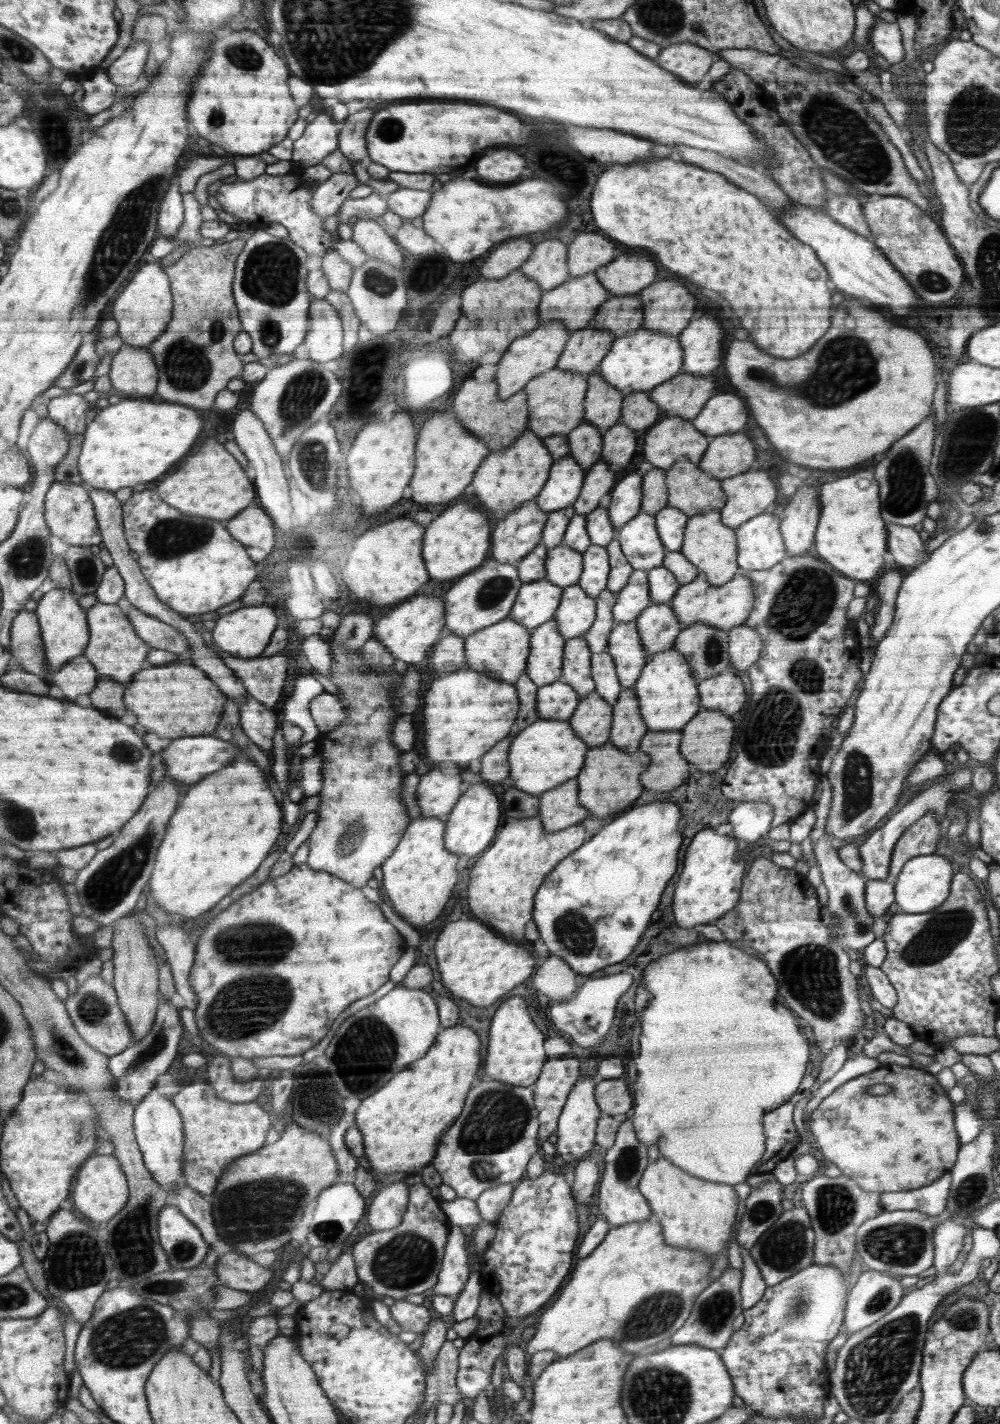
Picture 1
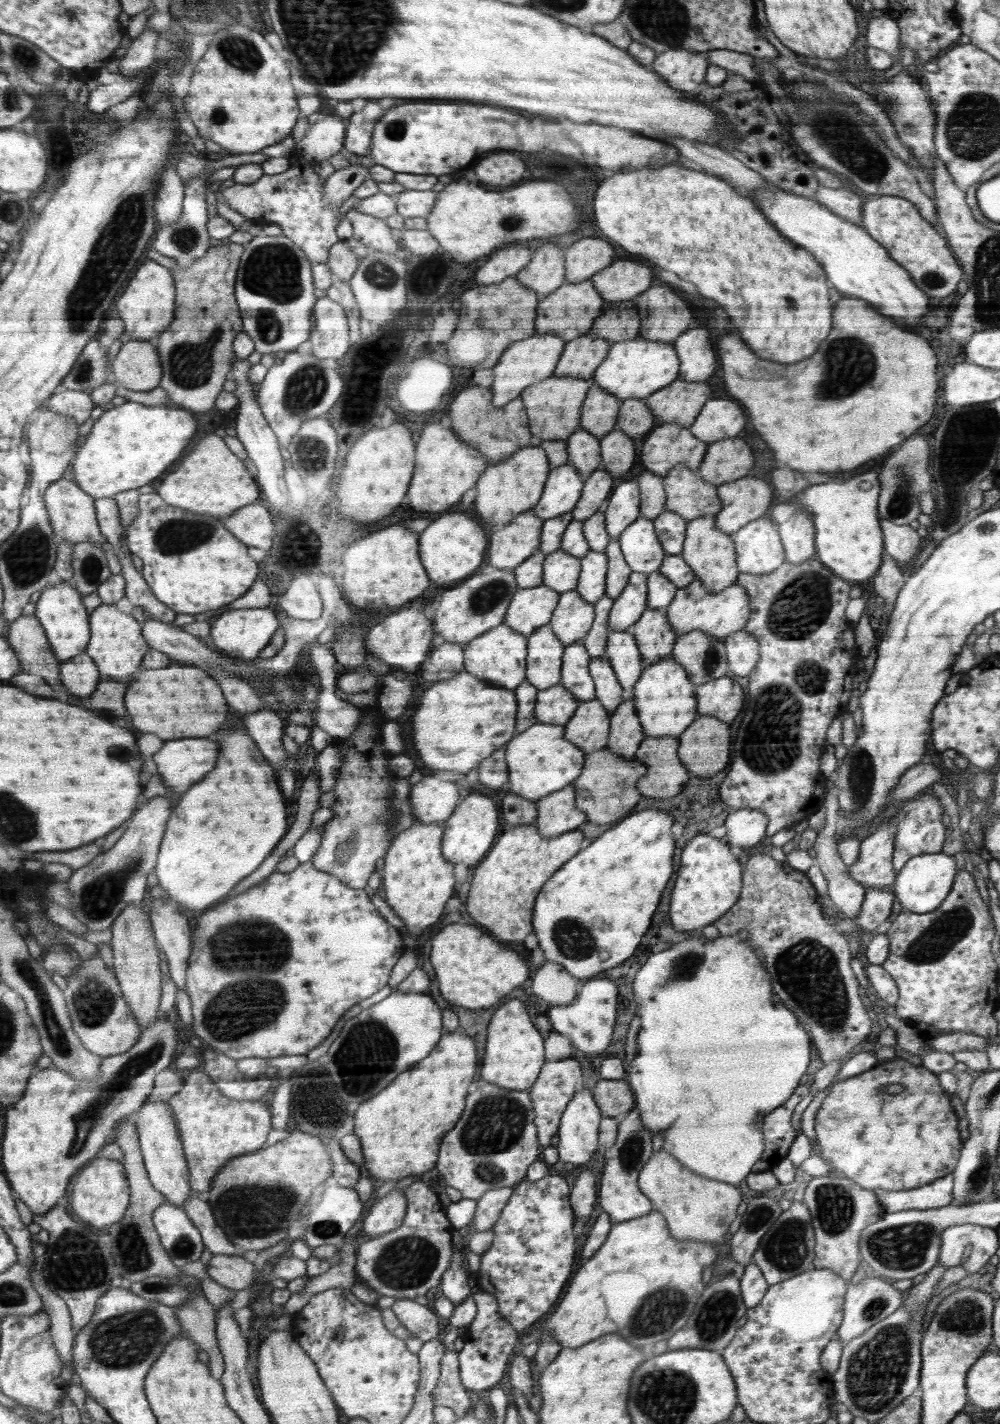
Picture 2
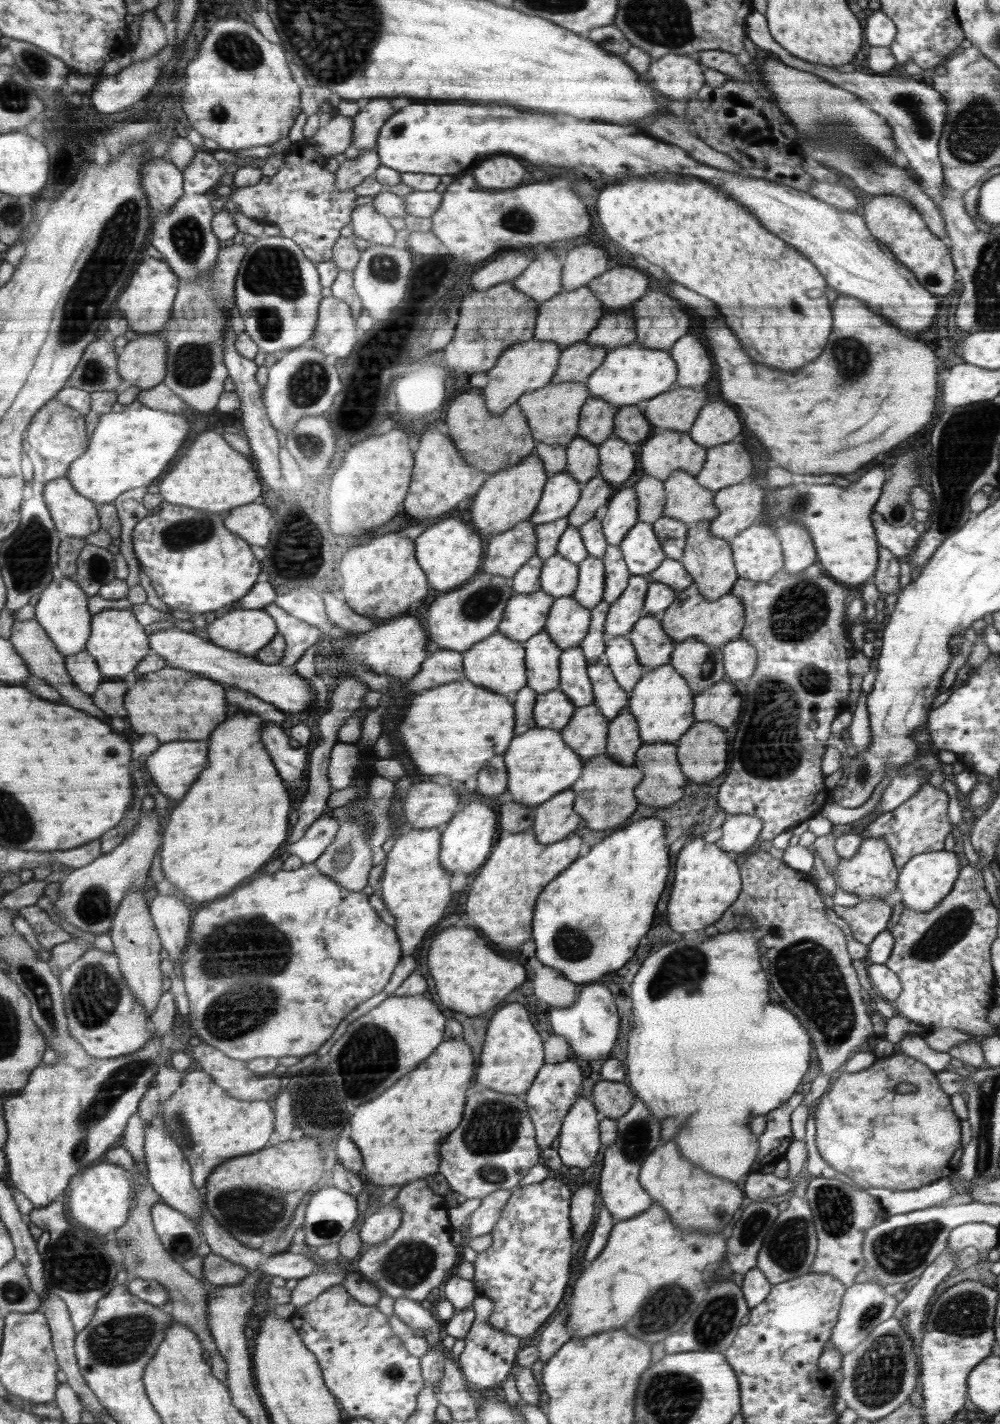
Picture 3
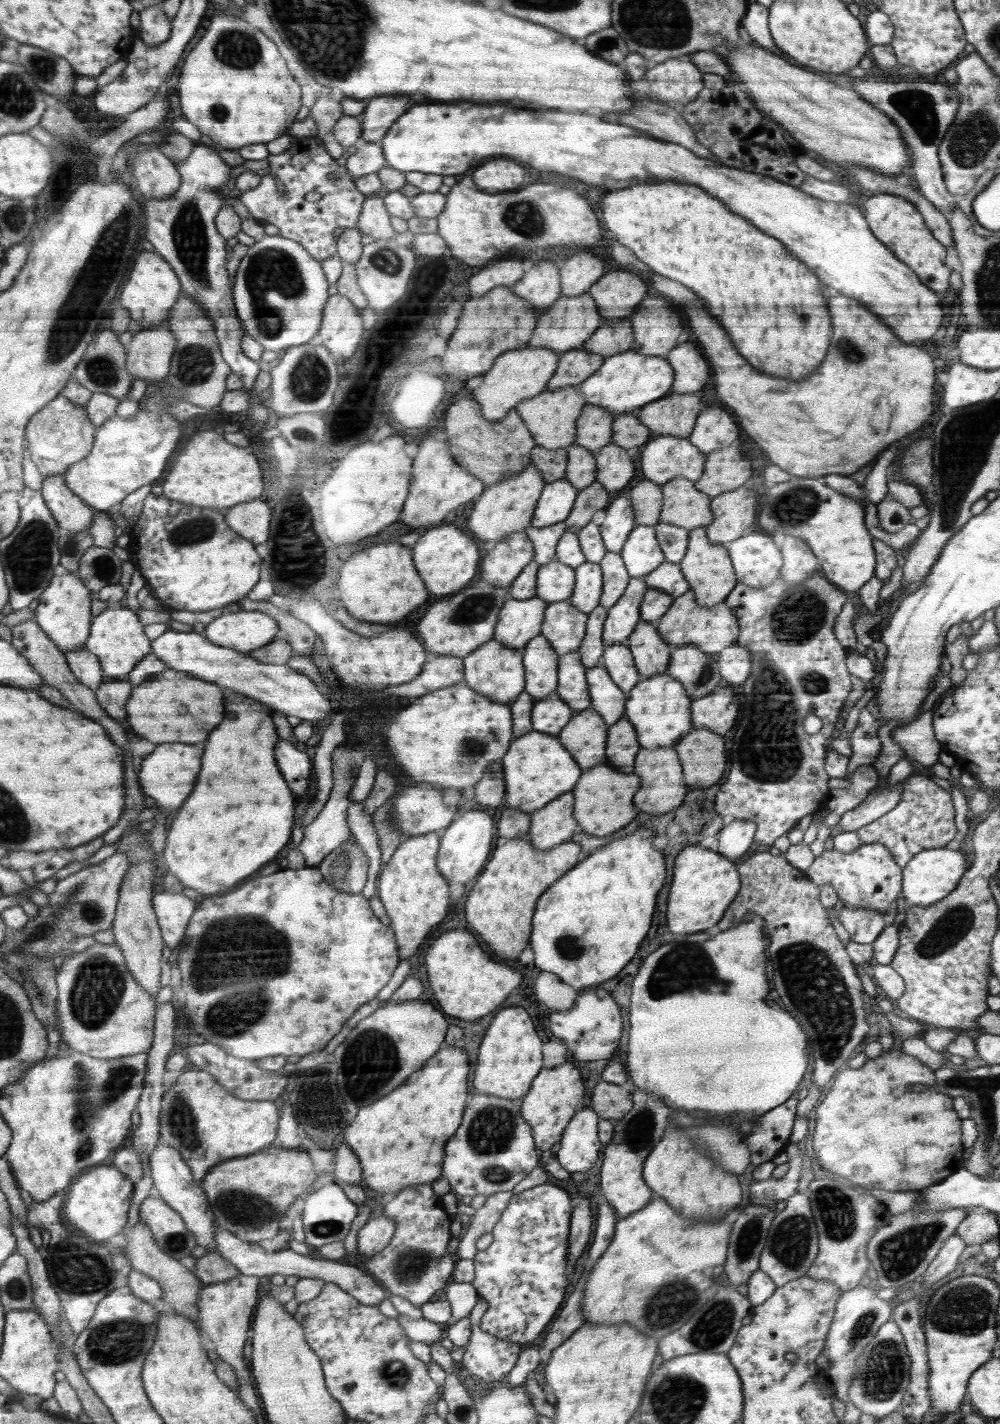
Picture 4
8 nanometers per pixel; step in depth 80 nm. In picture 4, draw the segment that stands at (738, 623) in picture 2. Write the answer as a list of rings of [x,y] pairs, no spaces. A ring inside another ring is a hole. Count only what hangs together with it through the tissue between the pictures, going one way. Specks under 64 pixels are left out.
[[[688,590],[674,599],[668,612],[659,618],[658,631],[664,641],[674,648],[693,644],[708,654],[716,654],[726,650],[736,643],[739,635],[739,624],[735,615],[735,609],[727,602],[714,606],[700,606],[696,601],[694,590]]]

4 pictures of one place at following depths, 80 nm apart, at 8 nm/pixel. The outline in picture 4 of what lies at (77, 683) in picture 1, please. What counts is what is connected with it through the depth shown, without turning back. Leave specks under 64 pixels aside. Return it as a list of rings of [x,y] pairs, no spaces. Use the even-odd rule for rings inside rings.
[[[84,646],[69,650],[66,657],[71,671],[78,677],[80,684],[87,685],[95,691],[103,683],[103,670],[98,657]]]

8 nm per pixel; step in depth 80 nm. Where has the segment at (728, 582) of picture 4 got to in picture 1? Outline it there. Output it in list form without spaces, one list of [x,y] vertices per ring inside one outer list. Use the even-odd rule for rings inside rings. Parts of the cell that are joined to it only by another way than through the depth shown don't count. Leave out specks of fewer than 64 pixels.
[[[720,510],[689,517],[685,526],[681,552],[685,559],[698,569],[699,574],[706,575],[708,584],[712,586],[723,586],[740,570],[737,565],[735,529],[723,524]]]

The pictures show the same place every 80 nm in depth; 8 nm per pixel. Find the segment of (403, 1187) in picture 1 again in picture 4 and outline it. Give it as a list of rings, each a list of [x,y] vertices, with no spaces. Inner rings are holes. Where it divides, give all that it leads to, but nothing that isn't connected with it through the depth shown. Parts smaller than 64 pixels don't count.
[[[389,1216],[369,1217],[358,1231],[356,1256],[370,1258],[372,1255],[382,1252],[391,1242],[396,1229],[396,1221]]]

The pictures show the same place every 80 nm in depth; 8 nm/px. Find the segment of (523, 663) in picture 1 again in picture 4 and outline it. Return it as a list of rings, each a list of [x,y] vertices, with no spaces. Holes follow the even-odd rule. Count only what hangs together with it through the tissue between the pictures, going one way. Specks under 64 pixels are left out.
[[[495,638],[475,649],[470,655],[463,658],[463,681],[470,688],[482,696],[490,696],[502,704],[514,702],[519,695],[526,692],[526,668],[523,664],[522,650],[508,648],[502,641]]]

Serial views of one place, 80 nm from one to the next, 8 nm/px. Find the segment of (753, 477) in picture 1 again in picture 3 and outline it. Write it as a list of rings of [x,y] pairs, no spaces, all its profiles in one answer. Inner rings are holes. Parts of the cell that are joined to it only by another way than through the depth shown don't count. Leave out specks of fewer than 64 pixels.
[[[755,482],[728,486],[715,493],[719,516],[711,521],[711,535],[730,542],[754,524],[763,509],[764,489]]]

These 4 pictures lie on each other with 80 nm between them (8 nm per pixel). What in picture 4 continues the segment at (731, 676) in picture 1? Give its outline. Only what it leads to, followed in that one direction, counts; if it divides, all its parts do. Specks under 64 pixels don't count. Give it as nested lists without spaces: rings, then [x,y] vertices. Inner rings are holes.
[[[721,684],[710,695],[692,702],[691,716],[693,728],[710,728],[712,732],[724,736],[738,718],[738,700],[734,690]]]

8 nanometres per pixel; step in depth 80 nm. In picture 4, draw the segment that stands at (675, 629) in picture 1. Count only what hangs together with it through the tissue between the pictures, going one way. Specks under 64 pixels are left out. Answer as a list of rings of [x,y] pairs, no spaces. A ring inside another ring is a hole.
[[[640,620],[626,644],[633,653],[641,680],[662,674],[670,666],[673,647],[662,639],[657,623]]]

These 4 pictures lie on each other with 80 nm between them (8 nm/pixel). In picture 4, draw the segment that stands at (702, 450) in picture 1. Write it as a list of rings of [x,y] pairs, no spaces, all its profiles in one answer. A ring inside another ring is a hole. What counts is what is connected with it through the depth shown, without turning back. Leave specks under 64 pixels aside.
[[[663,435],[649,440],[641,448],[642,471],[647,480],[663,486],[676,477],[698,481],[706,467],[707,455],[692,442]]]

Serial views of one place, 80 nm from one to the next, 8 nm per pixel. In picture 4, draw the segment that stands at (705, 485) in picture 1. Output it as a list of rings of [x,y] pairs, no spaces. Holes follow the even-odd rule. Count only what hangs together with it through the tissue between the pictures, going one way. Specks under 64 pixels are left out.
[[[676,477],[662,486],[663,512],[659,522],[675,524],[689,531],[707,527],[714,522],[711,508],[712,498],[703,492],[694,481],[686,477]]]

